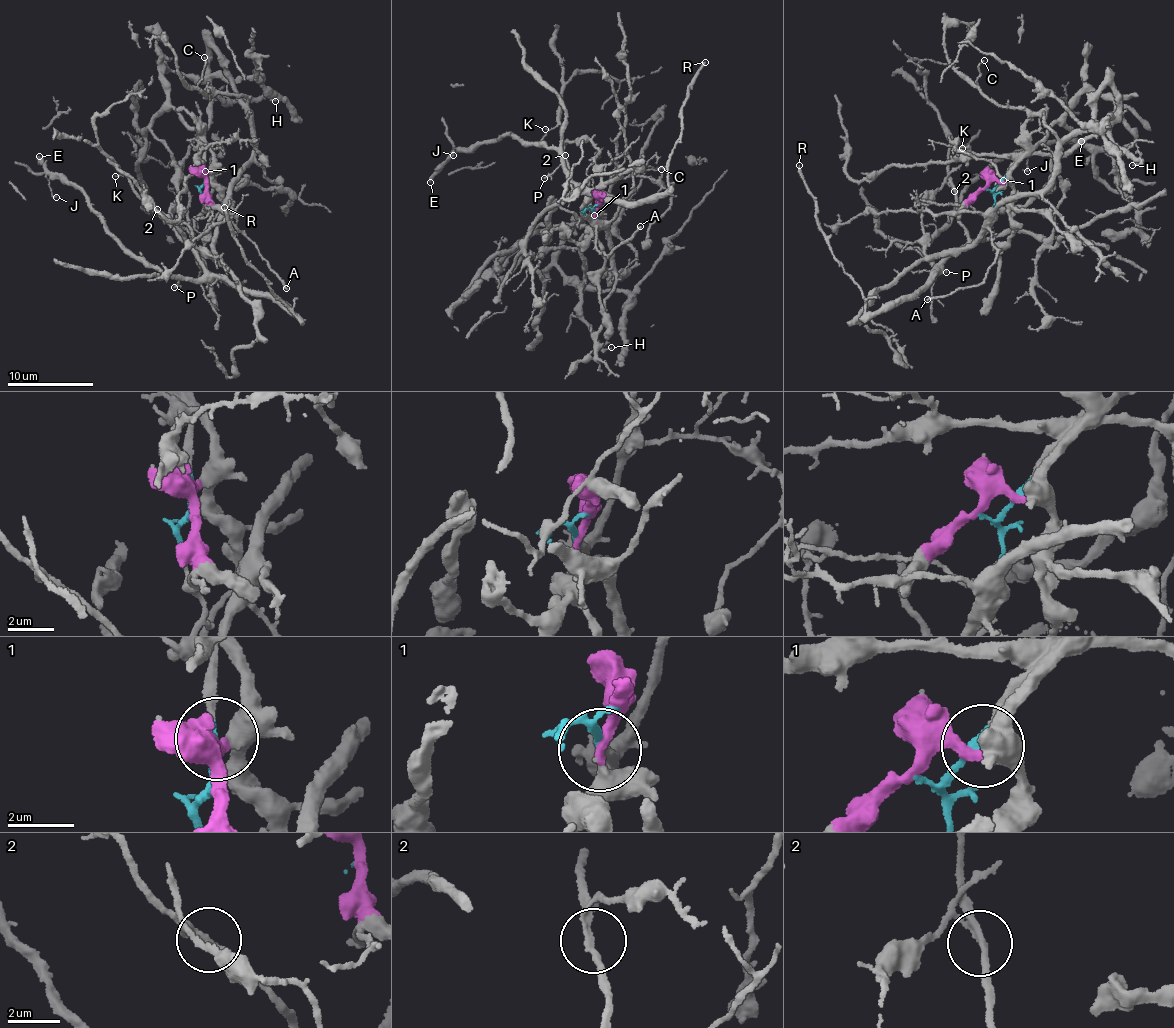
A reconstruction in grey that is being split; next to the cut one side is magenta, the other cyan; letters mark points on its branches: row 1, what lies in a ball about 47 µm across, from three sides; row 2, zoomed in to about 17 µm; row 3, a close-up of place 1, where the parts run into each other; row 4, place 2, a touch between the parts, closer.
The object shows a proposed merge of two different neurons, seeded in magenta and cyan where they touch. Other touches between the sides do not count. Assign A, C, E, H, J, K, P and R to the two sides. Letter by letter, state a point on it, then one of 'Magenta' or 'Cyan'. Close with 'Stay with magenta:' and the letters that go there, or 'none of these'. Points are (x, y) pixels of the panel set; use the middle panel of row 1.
A: Place: (640, 226). Magenta
C: Place: (661, 169). Magenta
E: Place: (430, 182). Cyan
H: Place: (611, 347). Magenta
J: Place: (453, 155). Cyan
K: Place: (545, 129). Cyan
P: Place: (544, 178). Cyan
R: Place: (705, 62). Cyan
Stay with magenta: A, C, H

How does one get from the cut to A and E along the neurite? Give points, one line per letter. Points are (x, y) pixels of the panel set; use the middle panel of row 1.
A: (598, 204), (603, 196), (620, 202), (614, 218), (597, 229), (595, 240), (601, 254), (609, 254), (640, 227)
E: (598, 204), (578, 220), (560, 202), (575, 185), (555, 148), (525, 143), (513, 133), (455, 149), (431, 182)

